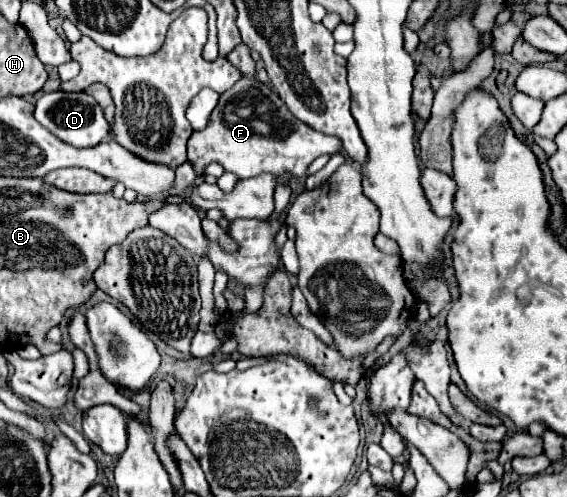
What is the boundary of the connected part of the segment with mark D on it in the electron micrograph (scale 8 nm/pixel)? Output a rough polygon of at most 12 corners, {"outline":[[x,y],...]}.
{"outline":[[43,93],[33,115],[73,147],[93,147],[109,131],[85,93]]}

